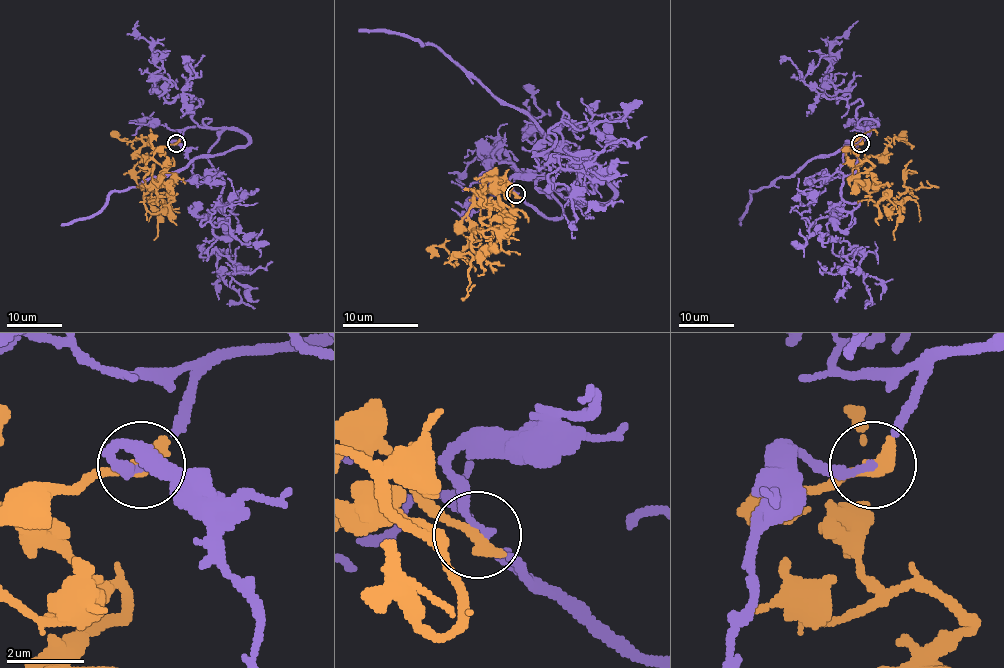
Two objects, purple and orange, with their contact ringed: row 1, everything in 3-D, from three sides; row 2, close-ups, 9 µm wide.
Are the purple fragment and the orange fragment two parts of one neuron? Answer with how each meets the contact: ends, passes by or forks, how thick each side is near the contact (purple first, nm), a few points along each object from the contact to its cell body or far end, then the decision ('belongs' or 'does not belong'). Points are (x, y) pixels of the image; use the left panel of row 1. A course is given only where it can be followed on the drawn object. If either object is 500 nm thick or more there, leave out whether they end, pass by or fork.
purple passes by | orange ends | 140/400 nm | purple via (176, 143), (190, 179), (205, 182), (221, 175), (207, 152), (221, 134), (248, 138), (61, 225) | orange via (176, 143), (155, 149), (173, 161), (158, 182), (153, 167), (144, 177), (160, 213), (144, 206), (142, 161) | belongs

